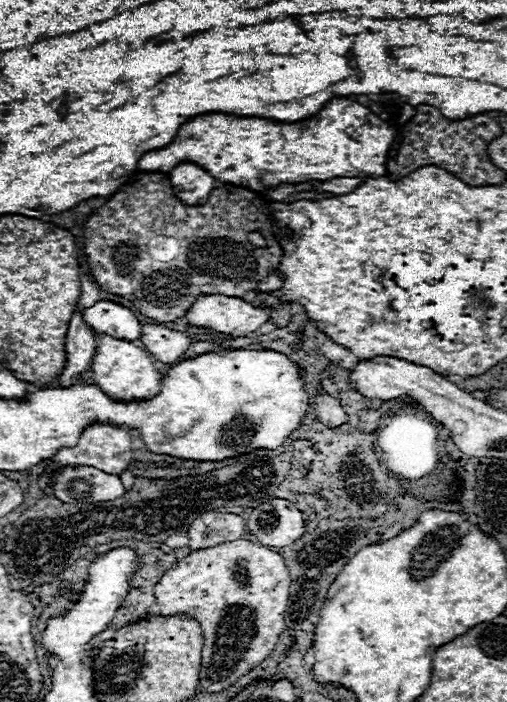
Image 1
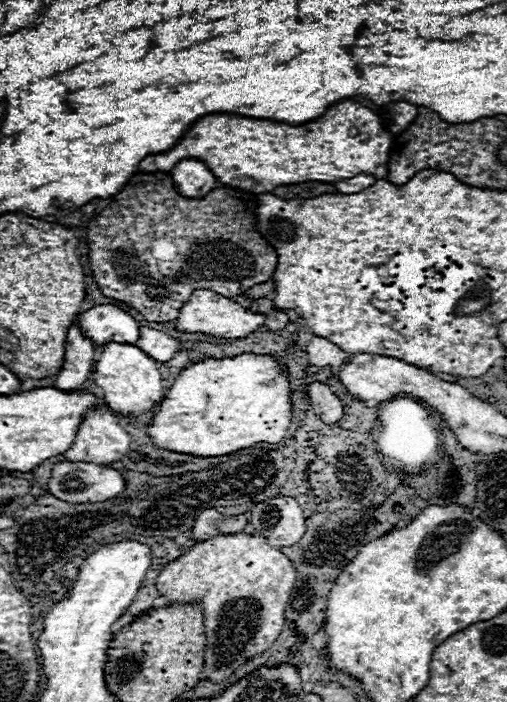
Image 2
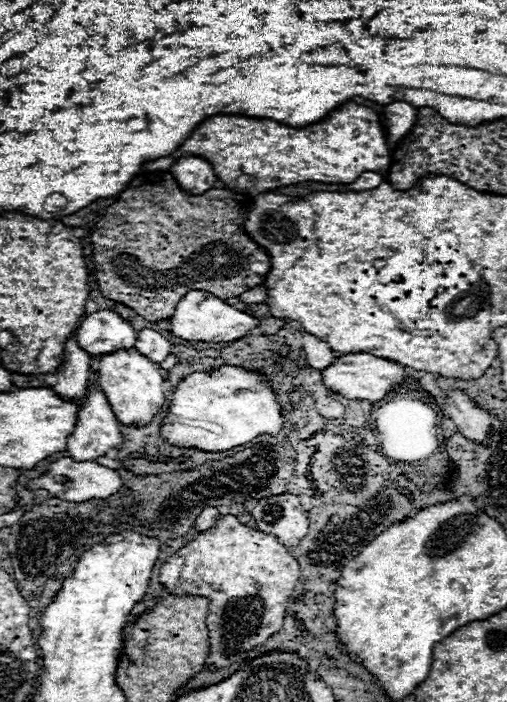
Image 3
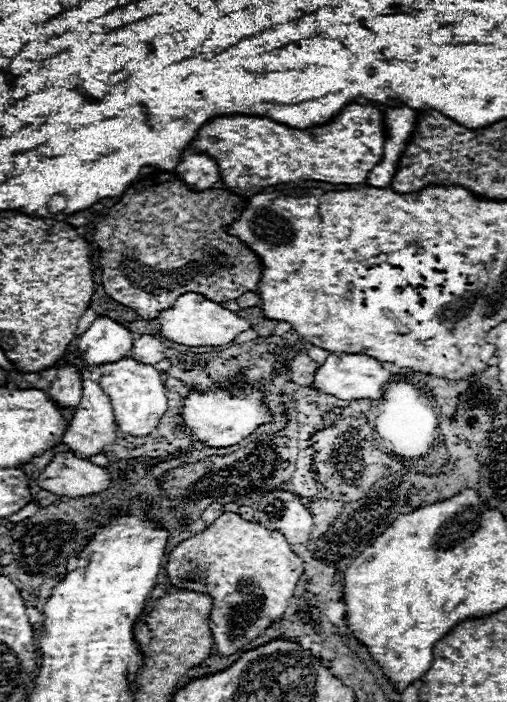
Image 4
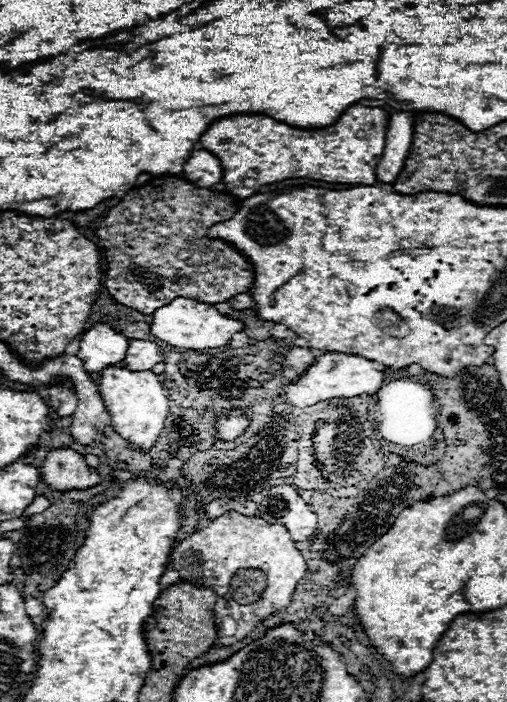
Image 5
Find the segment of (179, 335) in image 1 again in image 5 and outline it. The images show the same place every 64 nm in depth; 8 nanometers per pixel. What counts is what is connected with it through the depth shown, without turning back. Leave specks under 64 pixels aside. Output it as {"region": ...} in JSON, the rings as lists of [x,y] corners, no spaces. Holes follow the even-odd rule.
{"region":[[[130,340],[130,348],[124,358],[124,364],[128,364],[132,370],[150,370],[154,364],[162,360],[164,360],[164,352],[154,342]]]}

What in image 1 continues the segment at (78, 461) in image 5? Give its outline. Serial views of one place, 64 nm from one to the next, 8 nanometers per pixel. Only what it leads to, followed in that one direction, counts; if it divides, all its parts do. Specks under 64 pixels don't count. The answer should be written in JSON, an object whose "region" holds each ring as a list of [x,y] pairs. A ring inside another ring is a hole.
{"region":[[[92,466],[66,468],[54,476],[54,496],[62,502],[108,502],[124,496],[120,476],[106,474]]]}

